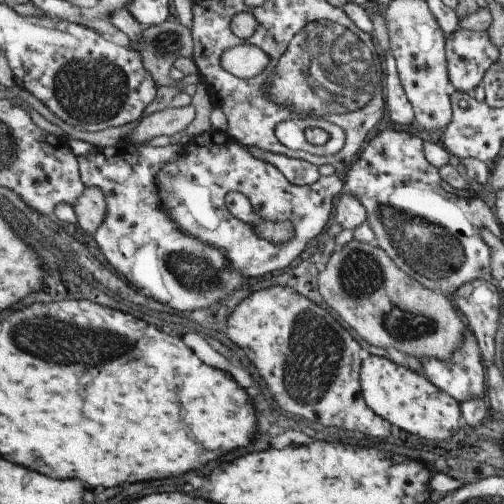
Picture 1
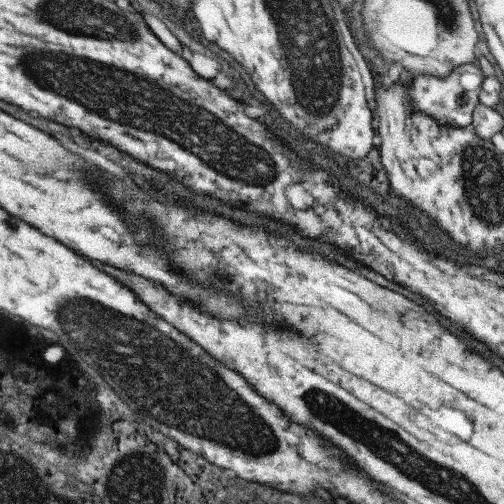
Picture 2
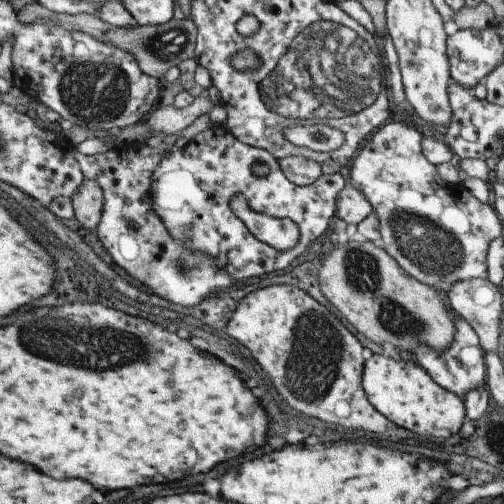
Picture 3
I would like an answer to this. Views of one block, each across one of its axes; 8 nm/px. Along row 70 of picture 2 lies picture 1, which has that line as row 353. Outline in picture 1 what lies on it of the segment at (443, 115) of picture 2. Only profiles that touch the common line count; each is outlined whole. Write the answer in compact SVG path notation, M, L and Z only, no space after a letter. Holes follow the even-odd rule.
M469 328L463 330L463 342L459 344L459 350L455 350L455 354L451 354L451 358L447 358L445 362L439 362L435 358L423 358L421 364L423 364L425 378L437 390L441 390L451 400L455 400L457 404L461 404L465 400L473 400L473 398L485 398L485 368L481 366L479 348L477 348L477 342Z

